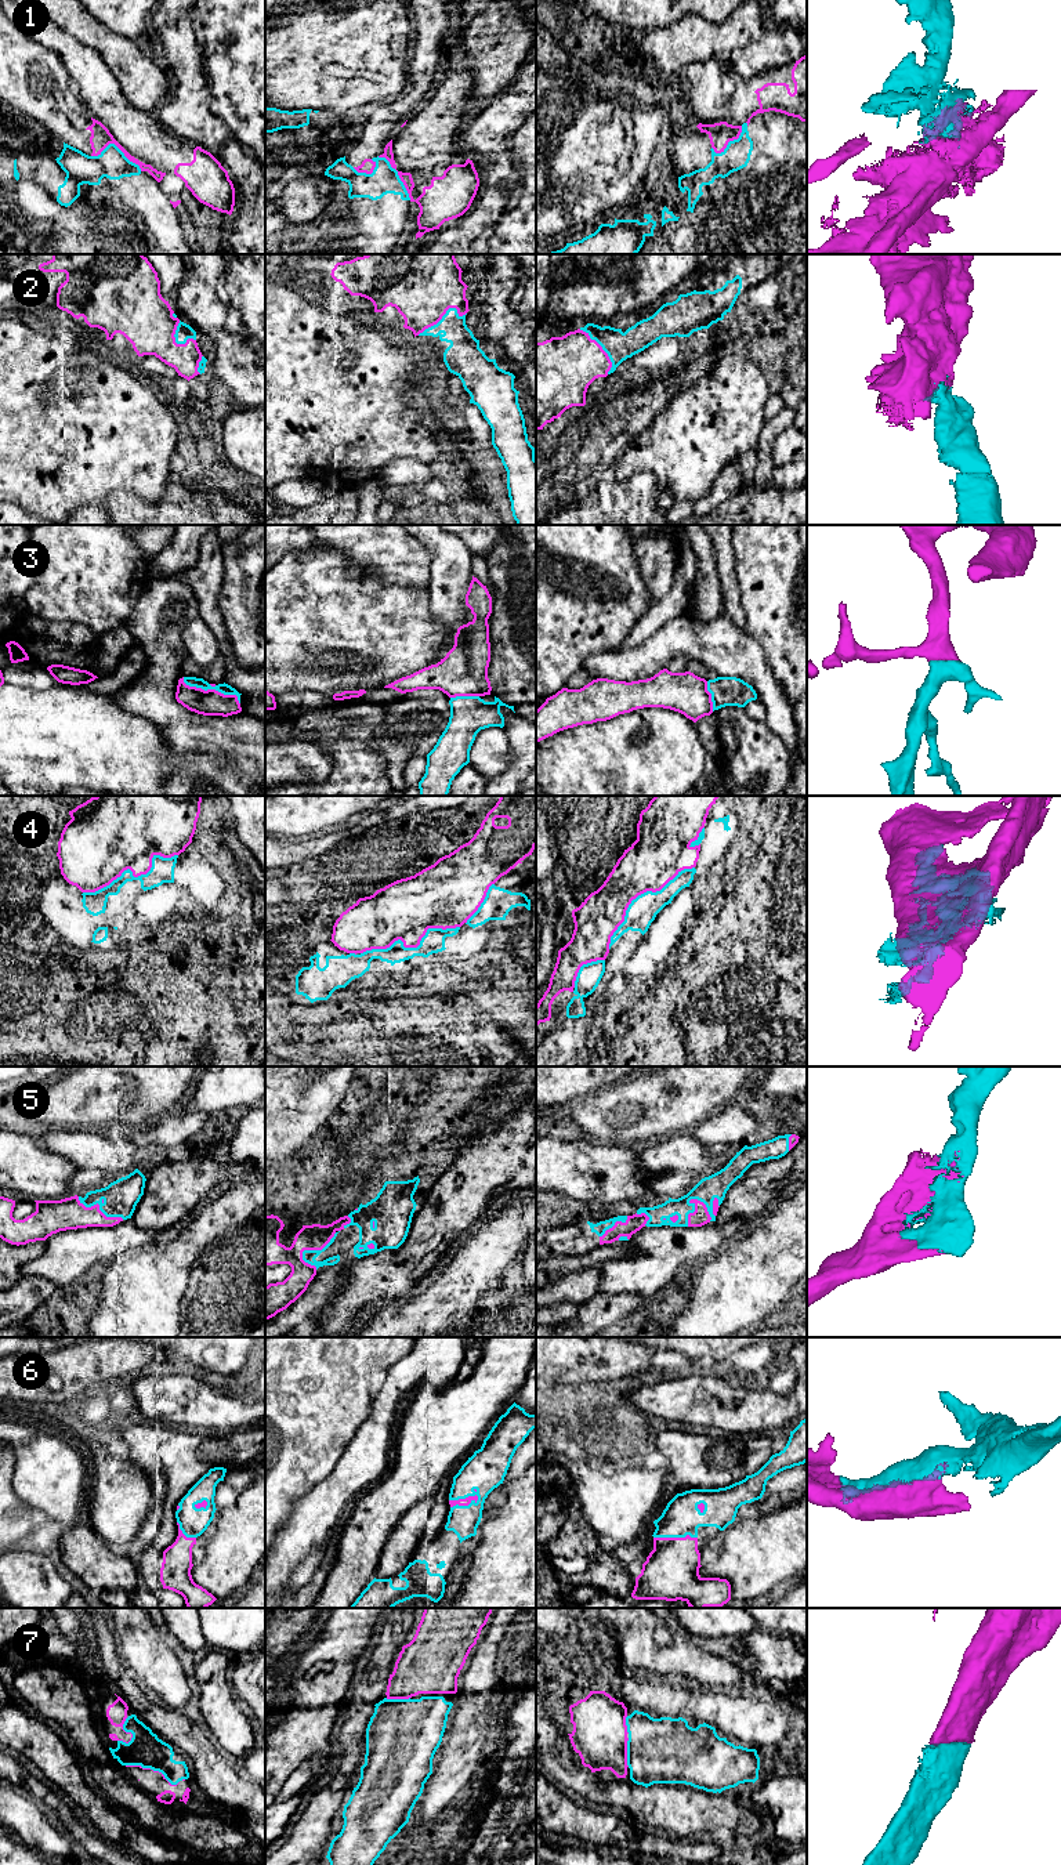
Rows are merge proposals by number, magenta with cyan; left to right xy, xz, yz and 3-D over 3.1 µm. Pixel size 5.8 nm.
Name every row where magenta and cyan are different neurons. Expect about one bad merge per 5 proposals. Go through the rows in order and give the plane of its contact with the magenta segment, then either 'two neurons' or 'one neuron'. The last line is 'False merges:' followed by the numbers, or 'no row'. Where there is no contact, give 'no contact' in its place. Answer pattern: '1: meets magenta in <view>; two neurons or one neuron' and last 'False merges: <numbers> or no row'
1: meets magenta in xy; two neurons
2: meets magenta in xz; one neuron
3: meets magenta in xy; one neuron
4: meets magenta in yz; two neurons
5: meets magenta in yz; one neuron
6: meets magenta in xz; one neuron
7: meets magenta in xy; one neuron
False merges: 1, 4

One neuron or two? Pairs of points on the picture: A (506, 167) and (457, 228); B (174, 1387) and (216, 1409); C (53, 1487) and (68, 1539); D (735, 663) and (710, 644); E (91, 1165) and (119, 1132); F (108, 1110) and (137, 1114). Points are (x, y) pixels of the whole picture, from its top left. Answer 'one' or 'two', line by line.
A: one
B: one
C: two
D: one
E: two
F: one

